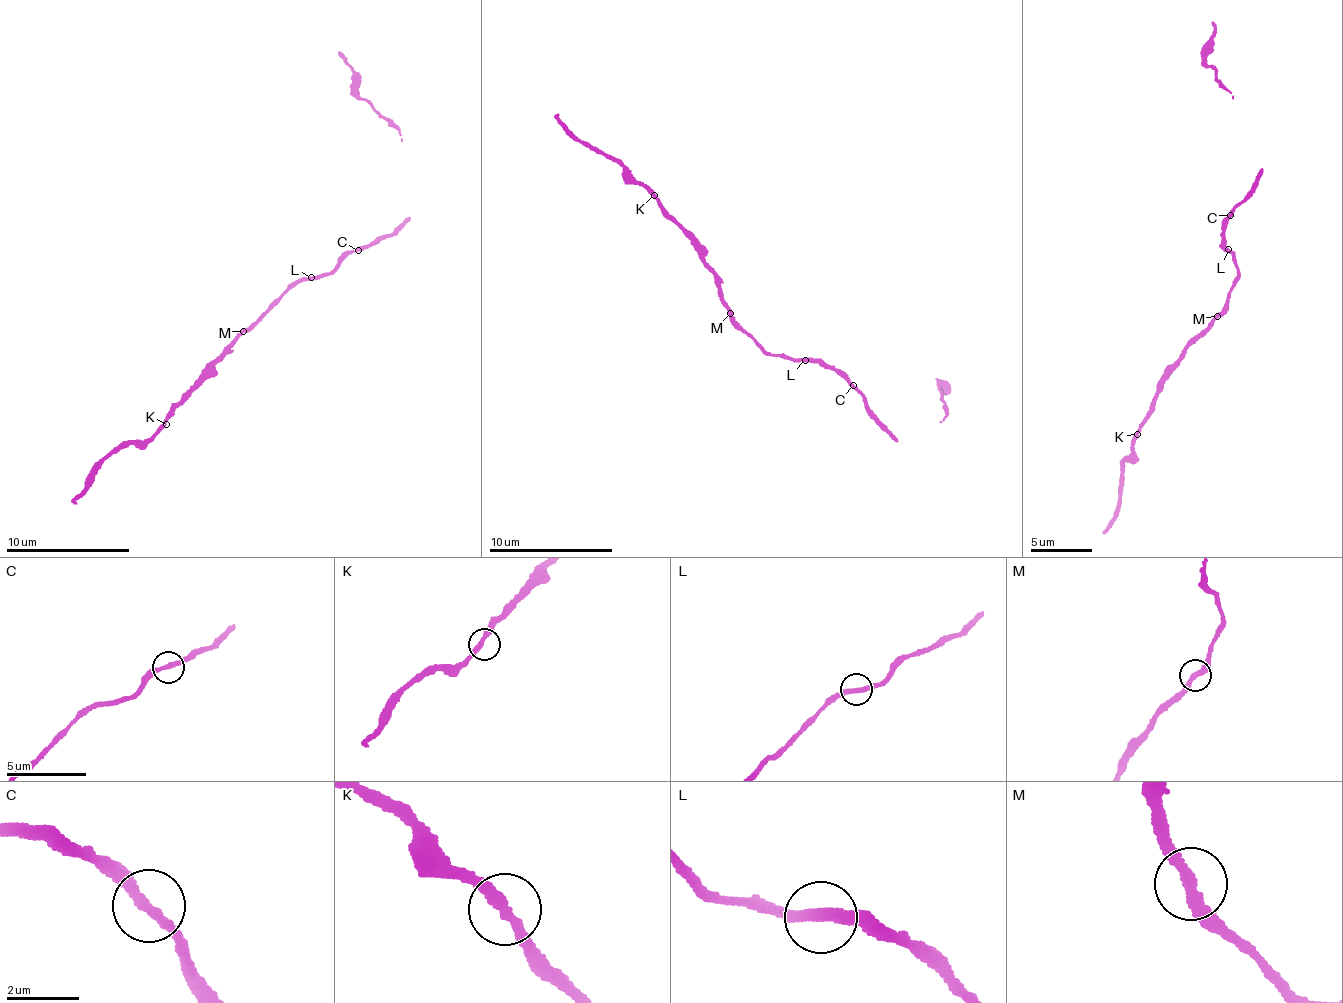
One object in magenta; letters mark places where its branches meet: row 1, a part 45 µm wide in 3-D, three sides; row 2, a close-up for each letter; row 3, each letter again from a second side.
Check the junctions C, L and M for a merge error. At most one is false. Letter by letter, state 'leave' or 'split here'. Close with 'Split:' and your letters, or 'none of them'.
C: leave
L: leave
M: leave
Split: none of them

